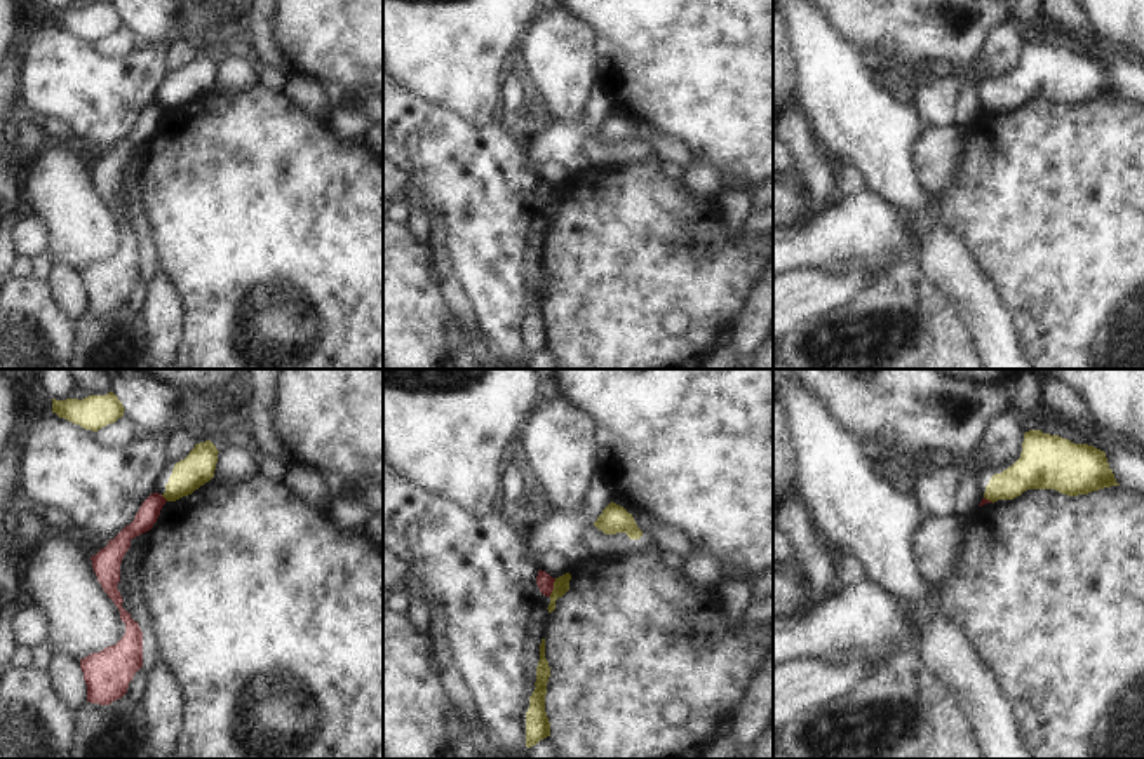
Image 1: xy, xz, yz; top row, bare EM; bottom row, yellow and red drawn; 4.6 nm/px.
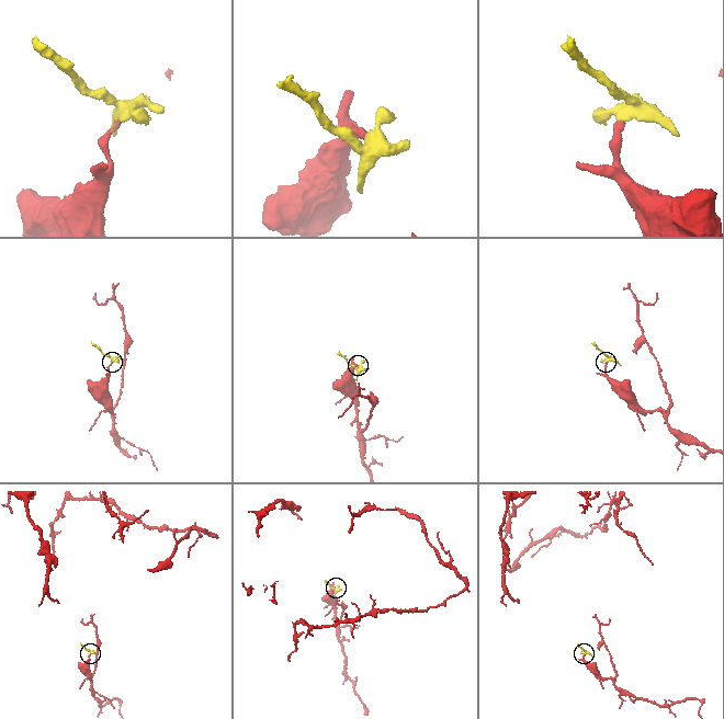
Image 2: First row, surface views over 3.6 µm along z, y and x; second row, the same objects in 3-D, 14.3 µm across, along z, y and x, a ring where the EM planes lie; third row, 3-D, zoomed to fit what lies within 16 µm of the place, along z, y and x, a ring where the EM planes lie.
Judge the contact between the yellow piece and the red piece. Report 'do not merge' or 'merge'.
do not merge

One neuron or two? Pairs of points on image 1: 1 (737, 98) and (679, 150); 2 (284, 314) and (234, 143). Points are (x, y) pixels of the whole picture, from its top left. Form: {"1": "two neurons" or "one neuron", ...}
{"1": "two neurons", "2": "one neuron"}

